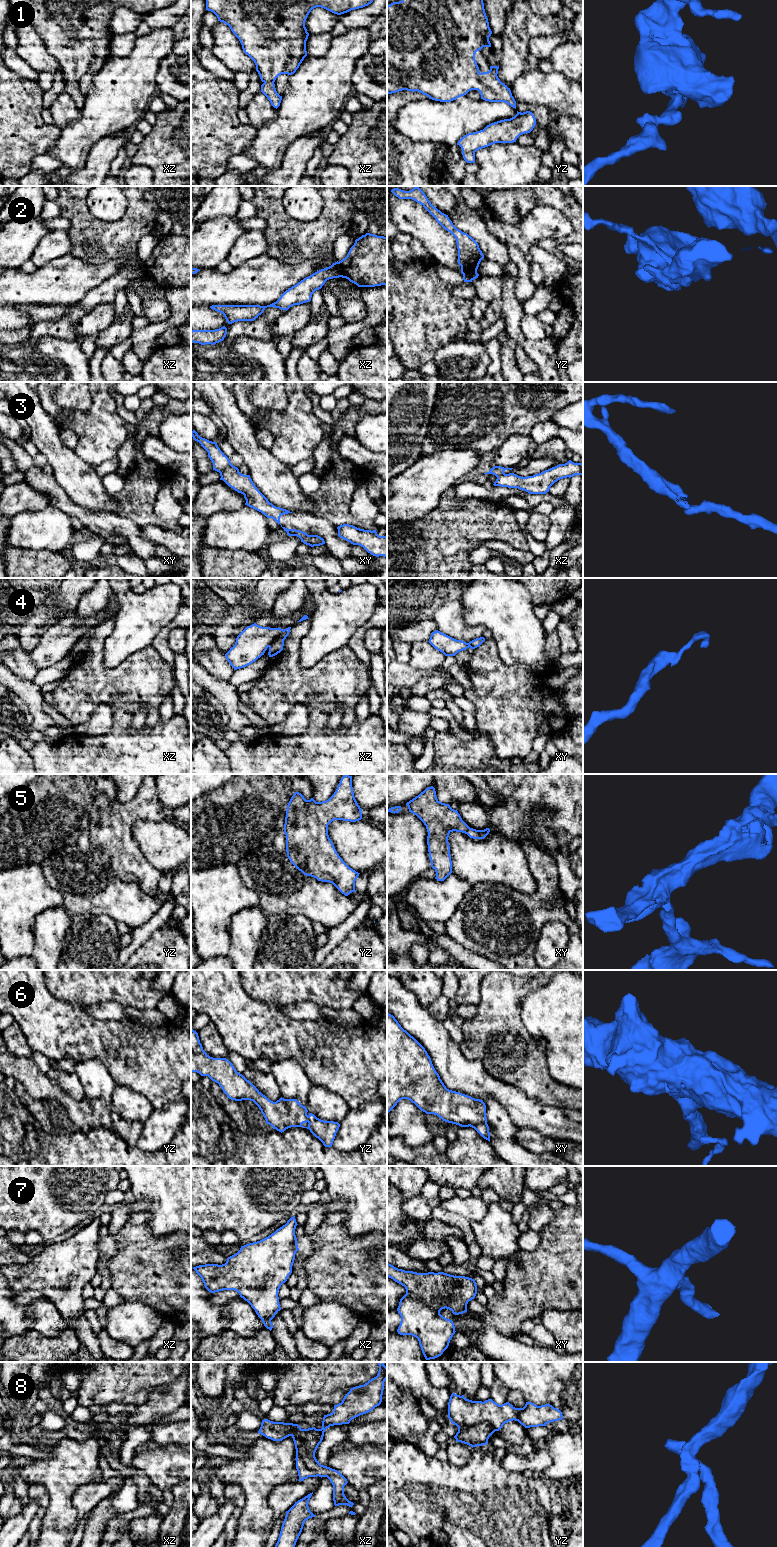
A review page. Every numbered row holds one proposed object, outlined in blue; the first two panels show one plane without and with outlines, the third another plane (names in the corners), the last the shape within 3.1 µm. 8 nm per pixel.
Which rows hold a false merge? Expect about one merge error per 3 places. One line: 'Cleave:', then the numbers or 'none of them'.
Cleave: 2, 3, 4, 8

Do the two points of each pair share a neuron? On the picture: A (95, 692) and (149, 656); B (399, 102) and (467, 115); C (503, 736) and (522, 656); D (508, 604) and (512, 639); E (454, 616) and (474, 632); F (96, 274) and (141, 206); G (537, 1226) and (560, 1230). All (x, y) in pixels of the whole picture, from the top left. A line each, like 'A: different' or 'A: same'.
A: same
B: different
C: different
D: same
E: same
F: different
G: different

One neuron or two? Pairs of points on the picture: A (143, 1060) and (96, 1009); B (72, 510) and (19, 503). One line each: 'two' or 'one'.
A: two
B: two

